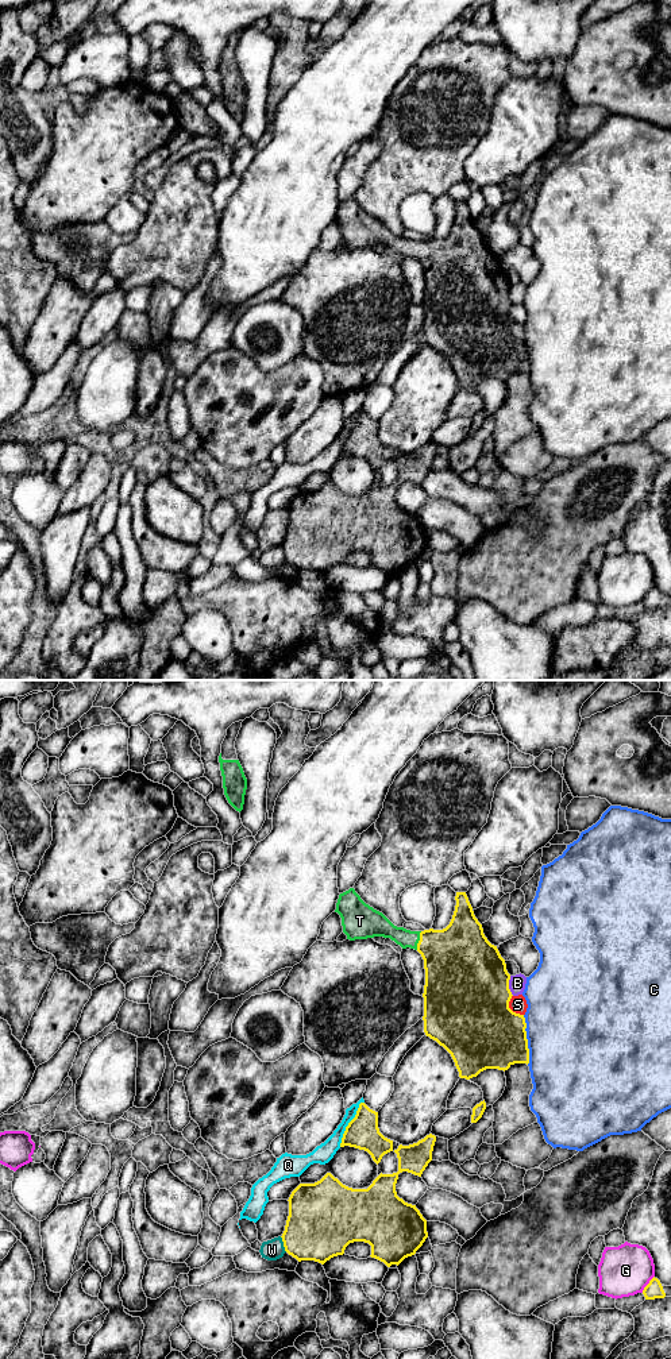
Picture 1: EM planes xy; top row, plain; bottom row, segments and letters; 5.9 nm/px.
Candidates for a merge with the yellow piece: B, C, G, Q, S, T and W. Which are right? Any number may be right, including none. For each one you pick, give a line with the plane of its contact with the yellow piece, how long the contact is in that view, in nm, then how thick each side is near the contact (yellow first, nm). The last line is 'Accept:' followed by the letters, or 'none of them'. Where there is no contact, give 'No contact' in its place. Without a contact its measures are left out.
T: Touches yellow in xy. Shared border 120 nm. Thickness 400 nm (yellow) against 130 nm
Accept: T

